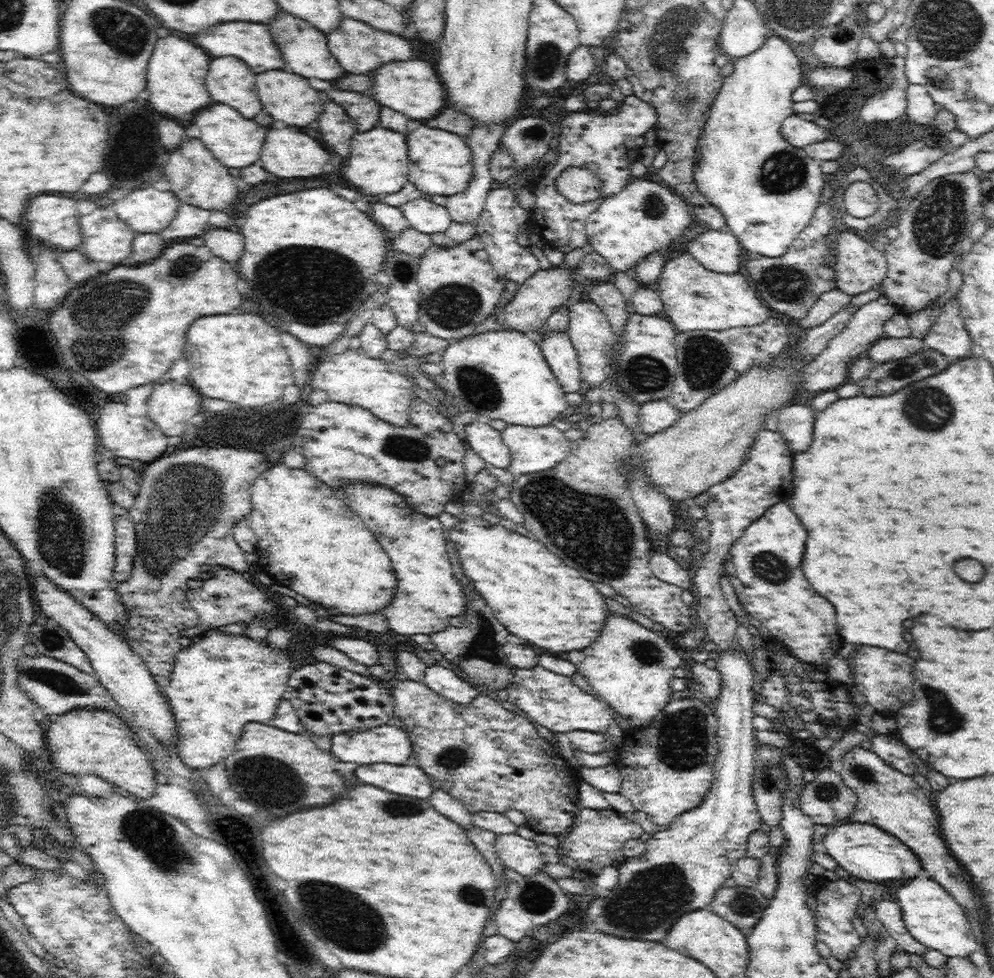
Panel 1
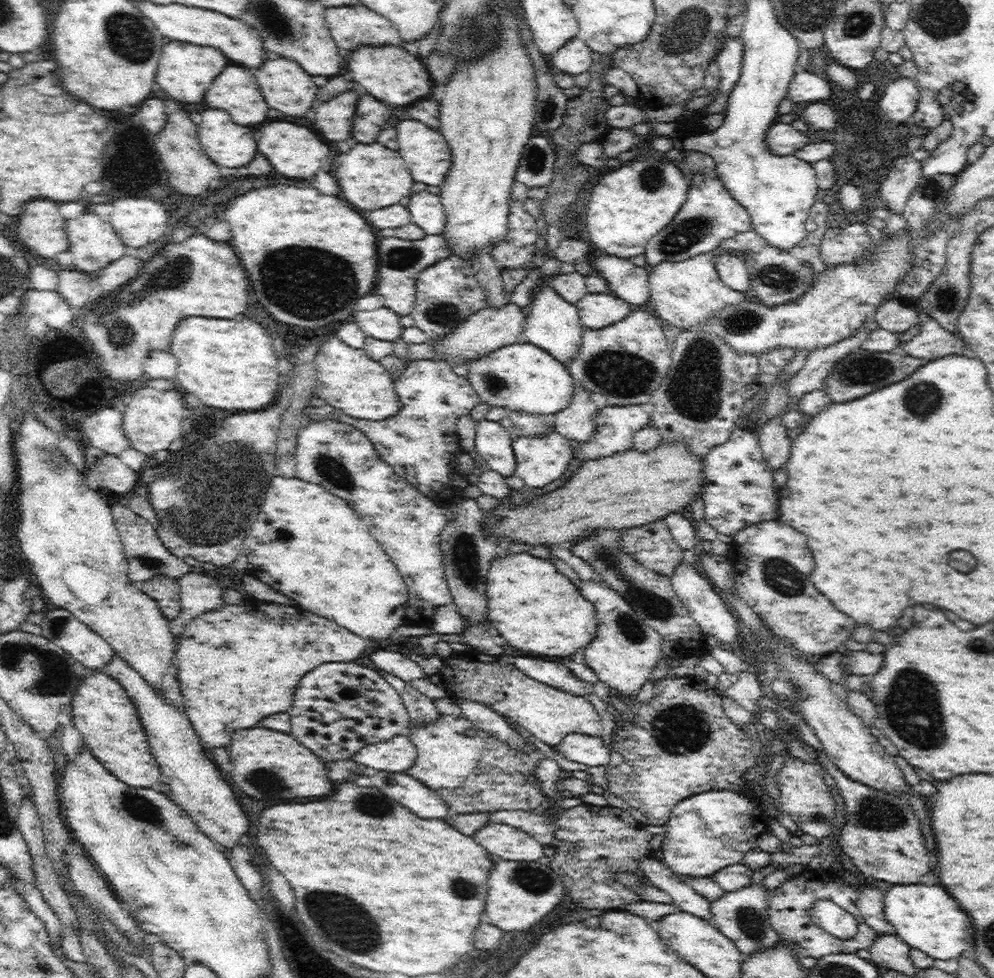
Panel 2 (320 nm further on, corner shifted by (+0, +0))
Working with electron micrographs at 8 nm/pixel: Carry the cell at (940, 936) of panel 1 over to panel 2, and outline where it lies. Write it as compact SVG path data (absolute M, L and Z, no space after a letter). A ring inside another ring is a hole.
M898 884L884 893L886 920L911 948L918 948L934 959L950 960L959 959L964 951L974 946L972 920L970 918L966 920L960 904L944 888L926 886L926 884L906 884L906 886ZM966 922L968 928L964 928Z

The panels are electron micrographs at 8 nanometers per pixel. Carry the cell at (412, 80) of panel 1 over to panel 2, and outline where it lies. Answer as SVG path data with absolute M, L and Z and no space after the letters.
M403 44L382 47L364 45L352 51L348 60L348 70L352 71L353 82L366 88L374 98L382 98L384 102L390 102L394 106L406 106L420 98L431 97L428 94L432 90L432 80L426 68L420 58L405 50Z

